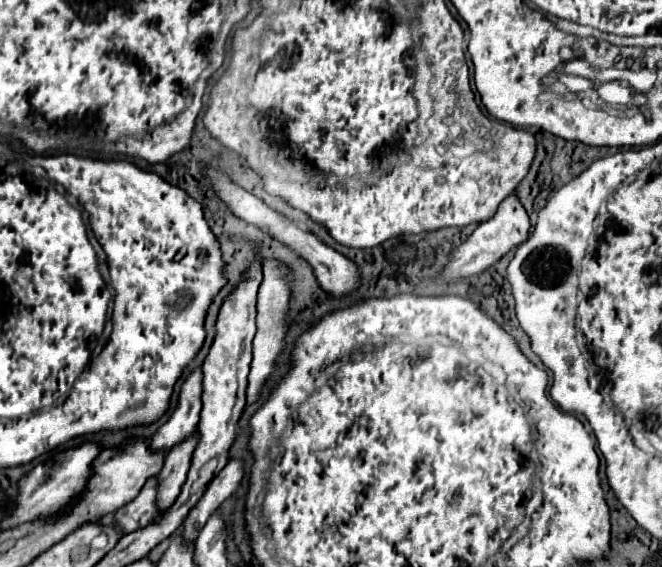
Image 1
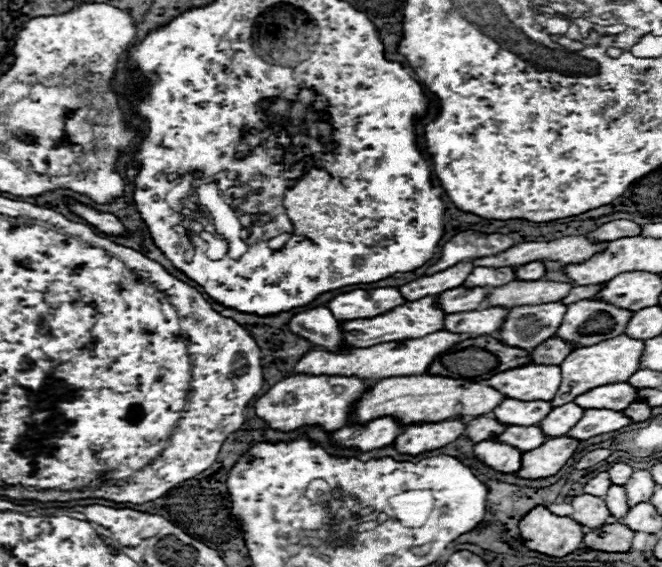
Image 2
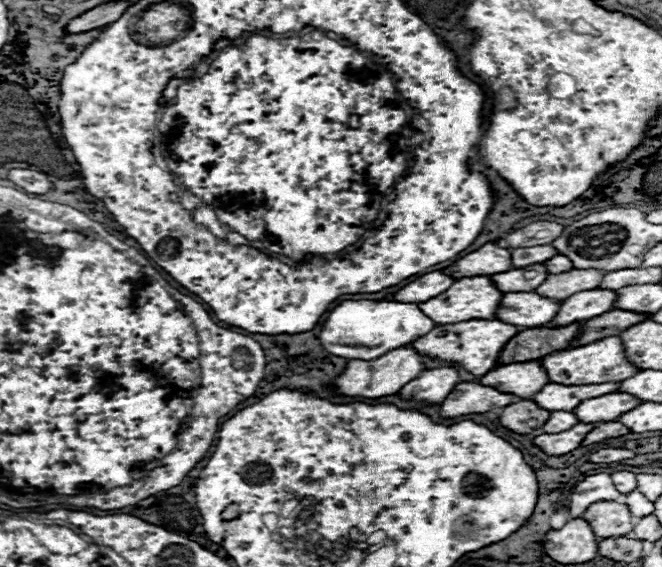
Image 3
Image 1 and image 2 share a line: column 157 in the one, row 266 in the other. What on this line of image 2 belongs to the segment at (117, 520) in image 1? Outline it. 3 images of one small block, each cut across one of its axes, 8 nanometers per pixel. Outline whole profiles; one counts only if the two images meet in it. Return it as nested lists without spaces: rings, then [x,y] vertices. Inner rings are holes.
[[[478,266],[474,268],[474,272],[468,276],[468,280],[464,282],[466,288],[474,288],[474,286],[486,286],[486,288],[496,288],[496,286],[504,286],[508,282],[516,280],[516,268],[514,266],[504,266],[504,268],[488,268],[488,266]]]

